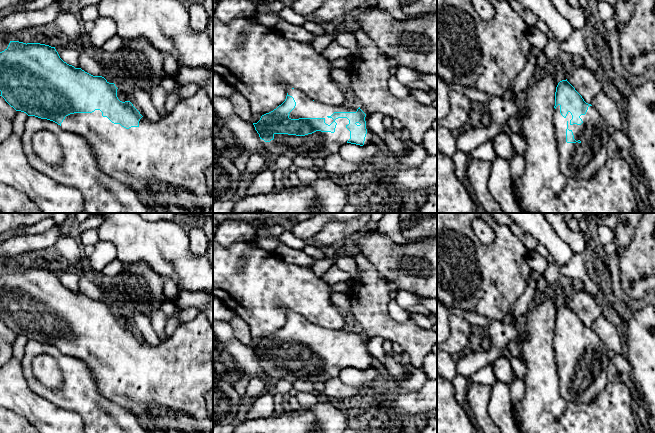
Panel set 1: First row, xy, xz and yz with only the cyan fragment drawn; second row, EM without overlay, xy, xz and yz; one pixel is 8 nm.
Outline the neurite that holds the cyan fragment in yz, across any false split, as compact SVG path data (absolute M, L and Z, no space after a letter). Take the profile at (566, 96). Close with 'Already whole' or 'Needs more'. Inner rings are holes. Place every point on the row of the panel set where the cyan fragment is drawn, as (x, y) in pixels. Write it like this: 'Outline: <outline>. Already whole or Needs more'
Outline: M567 79L560 81L556 87L554 108L554 127L558 143L558 151L560 154L560 169L563 175L567 178L576 179L591 178L608 160L607 147L609 139L609 125L597 109L584 101L582 96L567 81Z. Needs more

